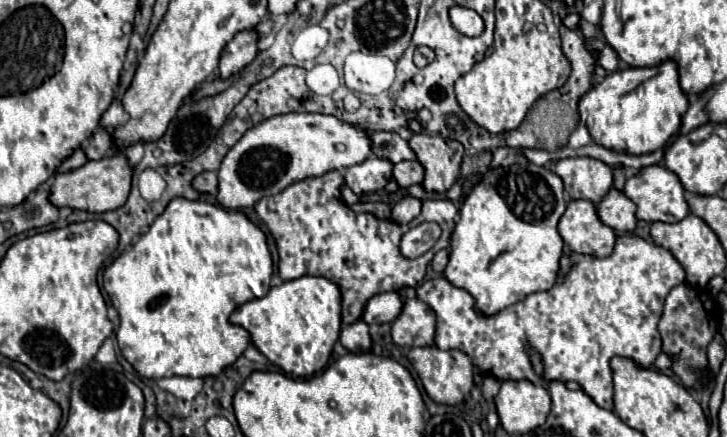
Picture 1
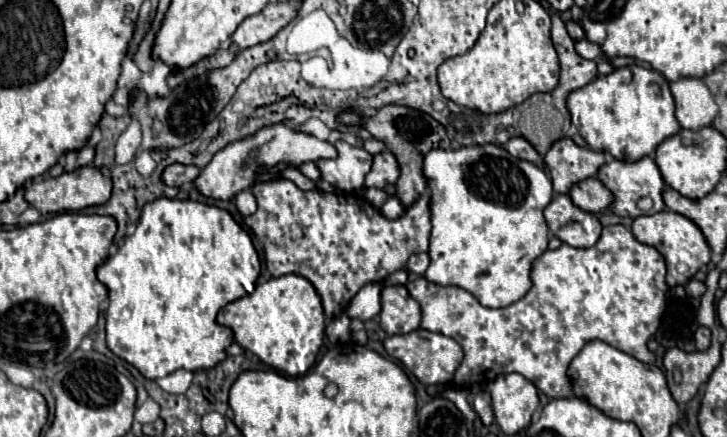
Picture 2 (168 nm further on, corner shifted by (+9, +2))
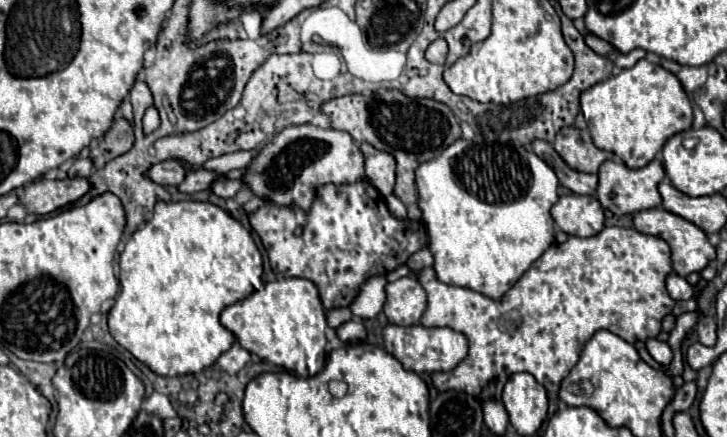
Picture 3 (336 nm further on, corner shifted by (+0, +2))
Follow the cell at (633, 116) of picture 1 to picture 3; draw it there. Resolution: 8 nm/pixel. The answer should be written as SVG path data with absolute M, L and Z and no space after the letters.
M645 58L633 68L621 70L617 76L585 90L581 94L581 110L595 146L613 152L629 168L647 166L663 148L667 138L689 130L693 124L691 100L679 78Z

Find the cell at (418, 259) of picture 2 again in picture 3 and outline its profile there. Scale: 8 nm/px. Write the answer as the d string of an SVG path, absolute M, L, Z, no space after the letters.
M423 248L423 250L419 250L419 254L411 254L411 258L407 260L407 266L415 272L419 272L427 266L433 266L433 254L429 252L429 248Z

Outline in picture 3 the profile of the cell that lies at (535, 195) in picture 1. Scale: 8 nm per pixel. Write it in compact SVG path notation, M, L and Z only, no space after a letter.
M477 134L479 138L475 140L455 140L451 146L447 146L447 150L443 150L443 154L439 154L437 158L423 162L423 166L419 166L419 170L415 170L415 184L419 190L419 210L423 214L421 222L423 226L427 226L427 248L431 250L431 254L435 256L435 272L437 278L449 286L463 286L463 288L471 288L475 292L481 292L493 300L499 300L521 276L523 272L555 242L553 236L553 218L549 214L551 206L557 202L557 188L559 188L559 180L555 176L555 172L551 170L551 166L541 160L535 152L527 150L523 144L517 142L497 142L497 140L485 140L481 134Z

